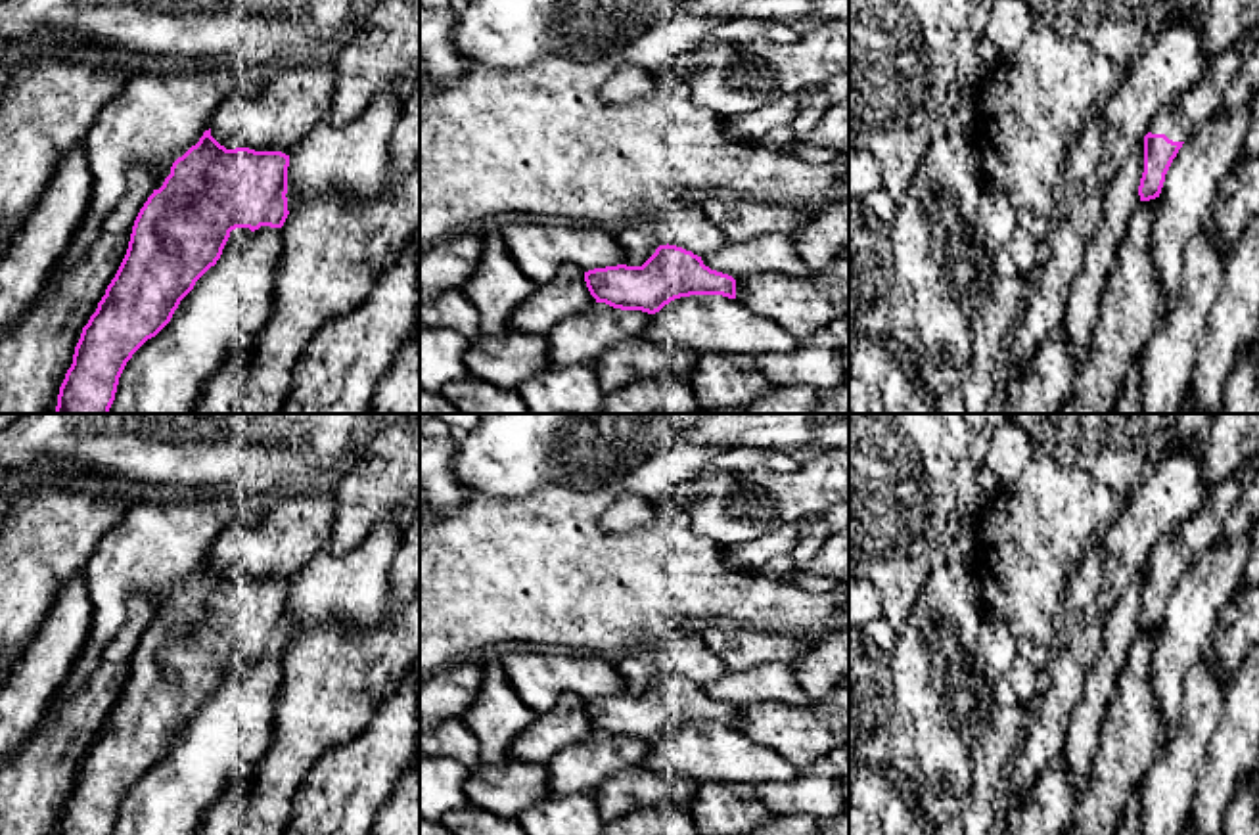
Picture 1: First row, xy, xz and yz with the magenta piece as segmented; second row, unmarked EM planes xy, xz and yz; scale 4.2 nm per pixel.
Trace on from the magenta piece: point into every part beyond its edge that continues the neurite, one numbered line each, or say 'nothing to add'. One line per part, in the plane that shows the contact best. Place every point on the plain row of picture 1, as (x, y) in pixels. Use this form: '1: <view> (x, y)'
1: yz (1200, 531)

